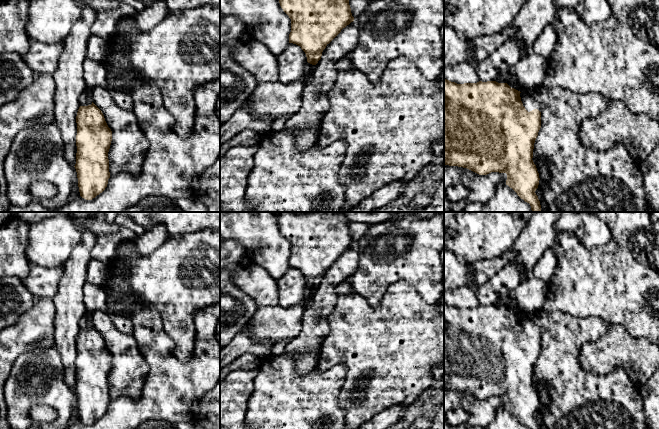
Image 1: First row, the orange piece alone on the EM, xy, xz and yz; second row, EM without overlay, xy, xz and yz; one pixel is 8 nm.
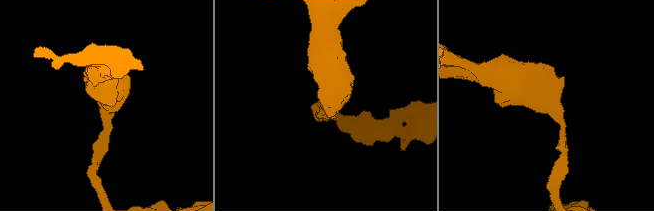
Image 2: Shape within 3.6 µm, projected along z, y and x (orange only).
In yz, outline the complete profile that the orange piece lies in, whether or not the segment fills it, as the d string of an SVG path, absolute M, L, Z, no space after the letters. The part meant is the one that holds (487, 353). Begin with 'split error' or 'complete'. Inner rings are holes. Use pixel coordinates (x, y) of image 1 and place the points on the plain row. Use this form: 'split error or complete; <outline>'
split error; M444 302L444 388L467 392L479 399L491 396L506 397L506 409L530 429L540 429L535 415L539 409L539 397L534 388L534 367L541 352L543 329L527 315L518 315L507 307L479 305L457 308Z

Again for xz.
split error; M278 212L279 227L283 235L291 243L289 267L301 271L307 281L304 300L288 308L279 305L258 307L249 321L251 336L255 342L275 345L279 342L290 342L299 335L302 329L302 318L314 290L321 283L326 270L354 245L349 229L350 220L343 212Z

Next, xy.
split error; M89 315L80 320L80 331L76 340L76 388L80 420L92 424L102 417L110 402L108 376L112 365L112 355L108 351L102 335L93 327Z

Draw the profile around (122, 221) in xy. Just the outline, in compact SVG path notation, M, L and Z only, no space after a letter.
M117 215L115 218L115 223L120 228L123 227L133 231L137 236L142 235L144 233L143 228L127 216Z

